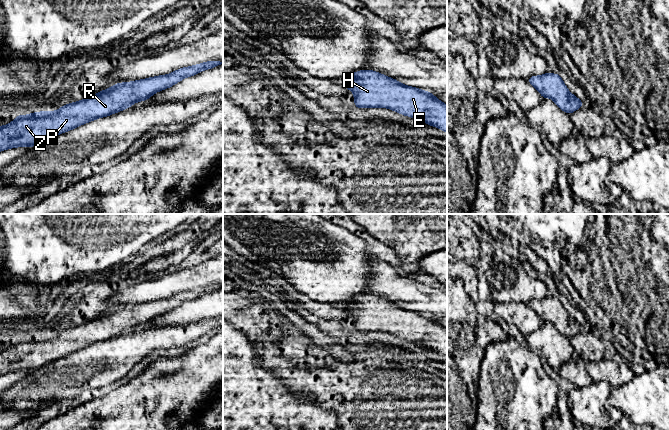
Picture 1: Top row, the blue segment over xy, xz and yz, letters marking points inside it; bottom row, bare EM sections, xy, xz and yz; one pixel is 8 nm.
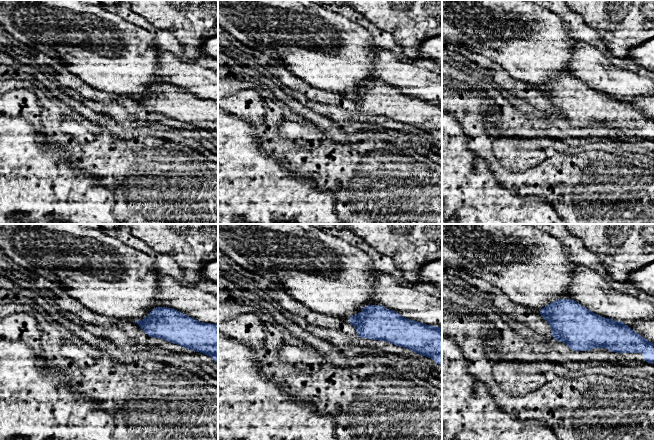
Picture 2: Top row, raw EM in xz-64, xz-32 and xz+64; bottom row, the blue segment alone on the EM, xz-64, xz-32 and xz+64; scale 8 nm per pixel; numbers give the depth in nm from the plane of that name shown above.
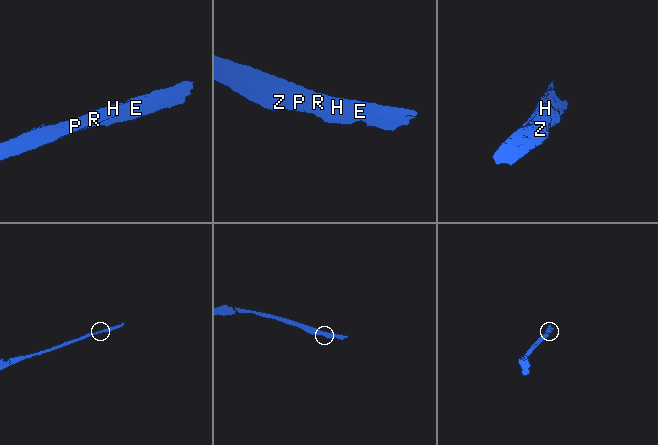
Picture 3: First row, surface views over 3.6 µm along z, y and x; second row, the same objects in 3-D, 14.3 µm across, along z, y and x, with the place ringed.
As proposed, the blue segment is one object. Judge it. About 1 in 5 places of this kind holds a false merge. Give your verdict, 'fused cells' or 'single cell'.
single cell

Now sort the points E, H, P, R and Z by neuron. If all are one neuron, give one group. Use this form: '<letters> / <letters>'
E H P R Z

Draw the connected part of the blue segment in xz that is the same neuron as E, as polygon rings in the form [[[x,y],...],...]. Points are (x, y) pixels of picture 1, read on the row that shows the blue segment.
[[[367,69],[354,72],[349,78],[339,82],[353,92],[356,108],[385,107],[403,116],[422,118],[425,124],[447,132],[447,105],[437,99],[433,93],[401,84],[396,79]]]

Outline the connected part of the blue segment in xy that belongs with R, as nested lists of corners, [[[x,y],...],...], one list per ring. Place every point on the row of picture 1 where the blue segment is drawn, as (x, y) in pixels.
[[[214,60],[190,67],[178,69],[167,75],[160,75],[132,82],[117,83],[93,96],[61,106],[57,111],[35,112],[29,115],[17,115],[11,123],[0,126],[0,151],[15,147],[33,147],[61,133],[75,129],[97,118],[107,117],[131,107],[134,103],[145,101],[156,92],[170,88],[182,79],[191,77],[203,70],[212,69],[223,62]]]

